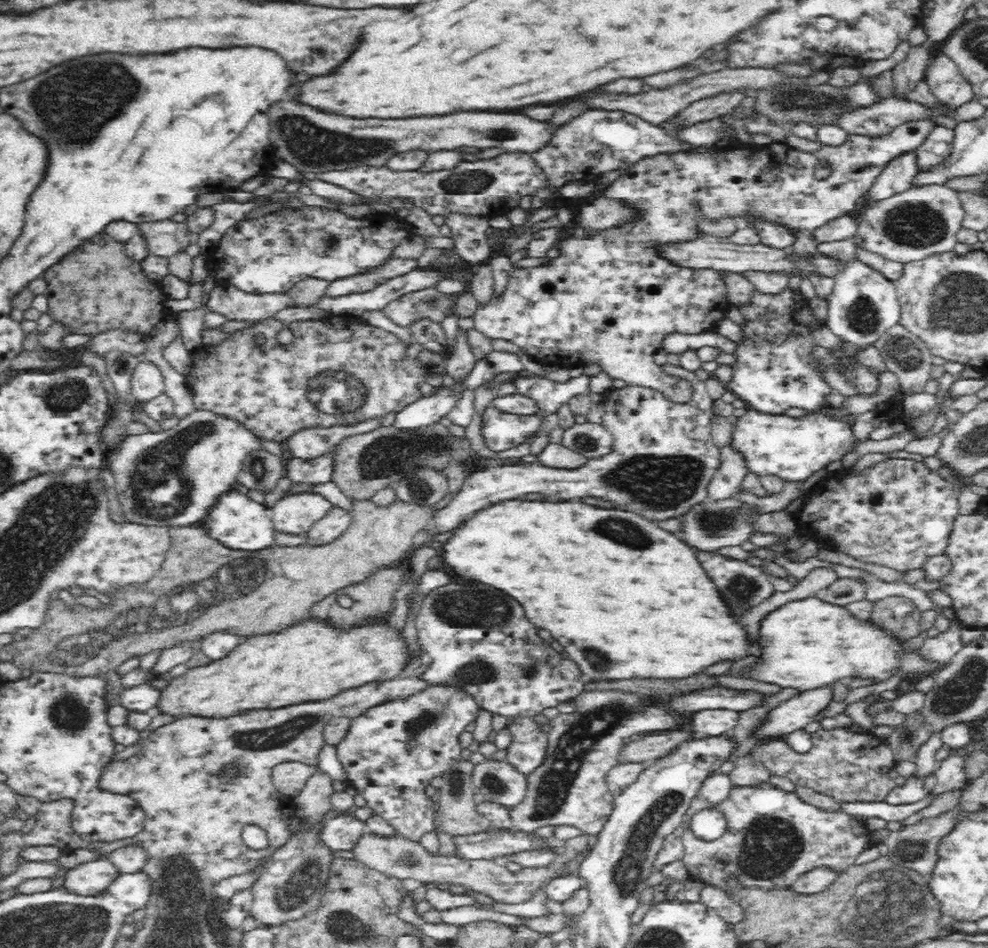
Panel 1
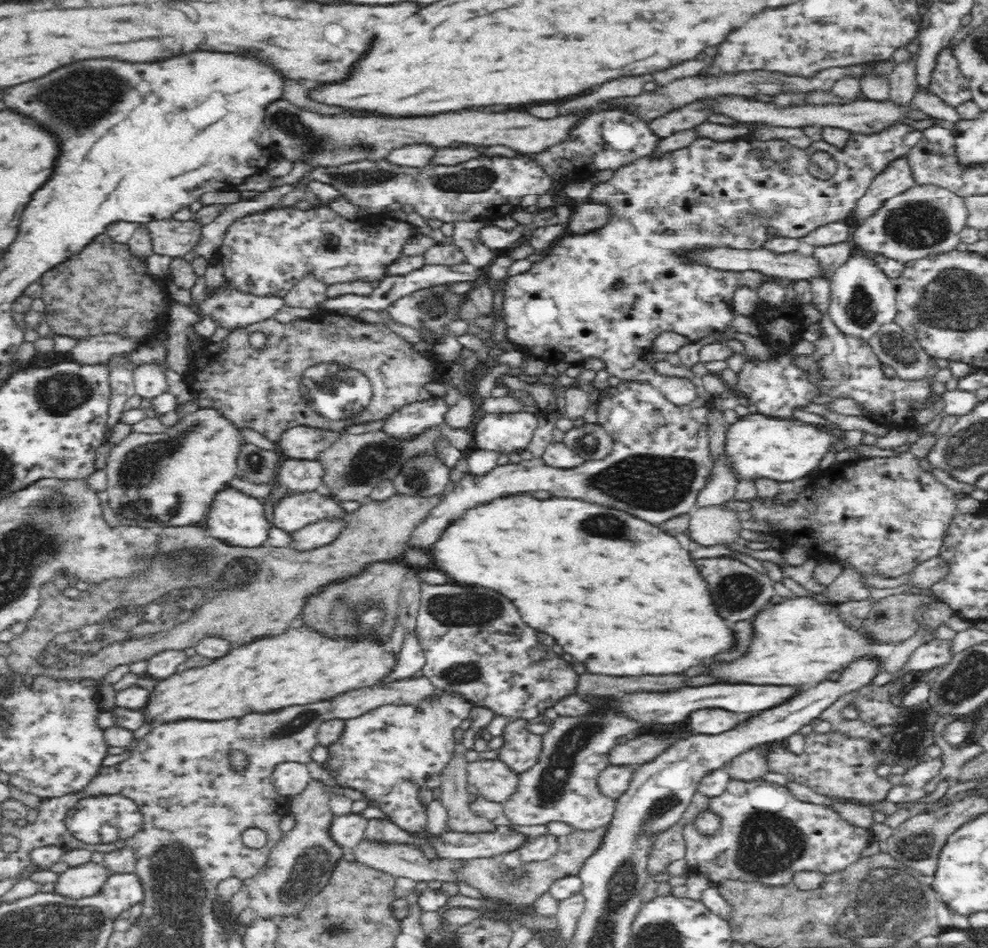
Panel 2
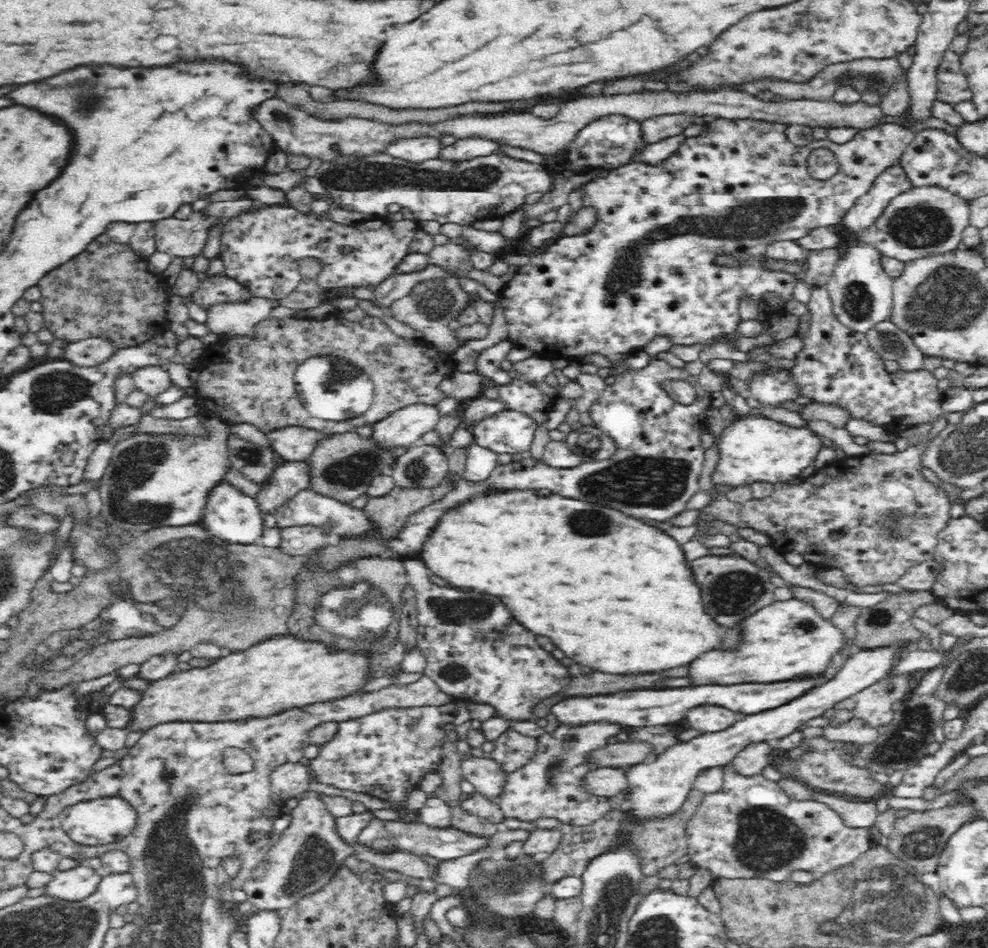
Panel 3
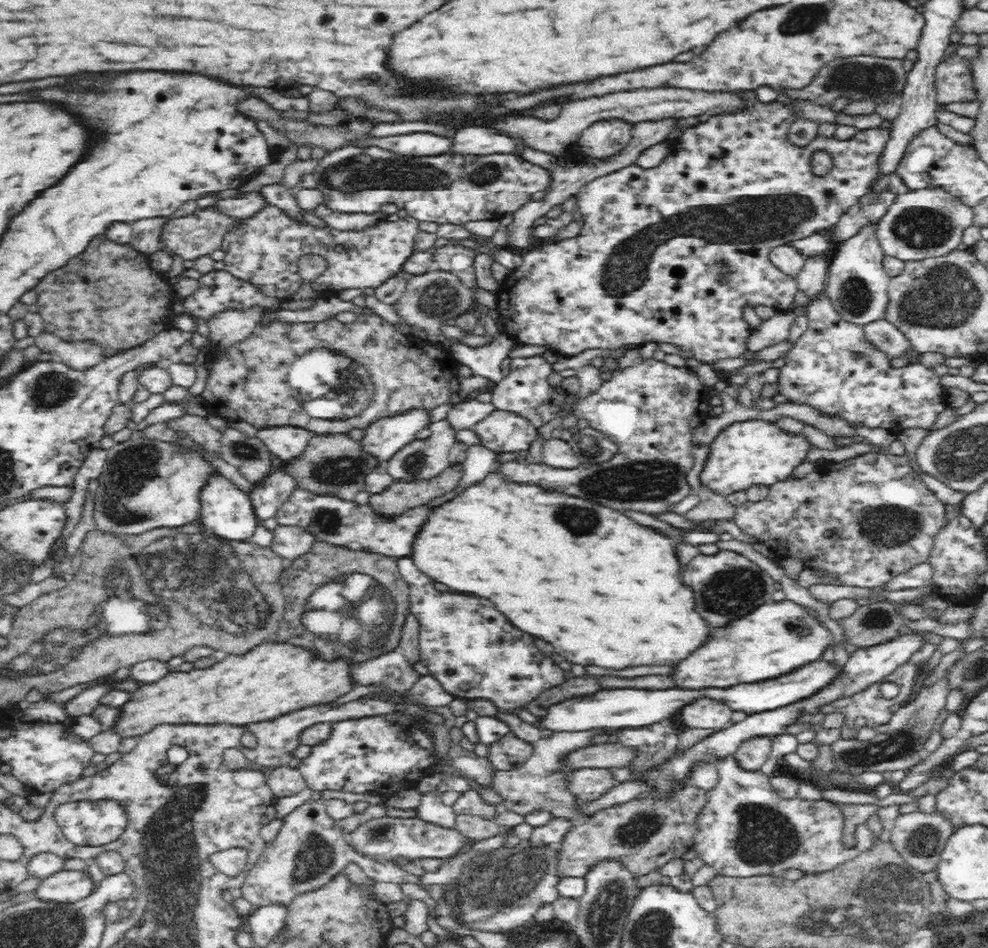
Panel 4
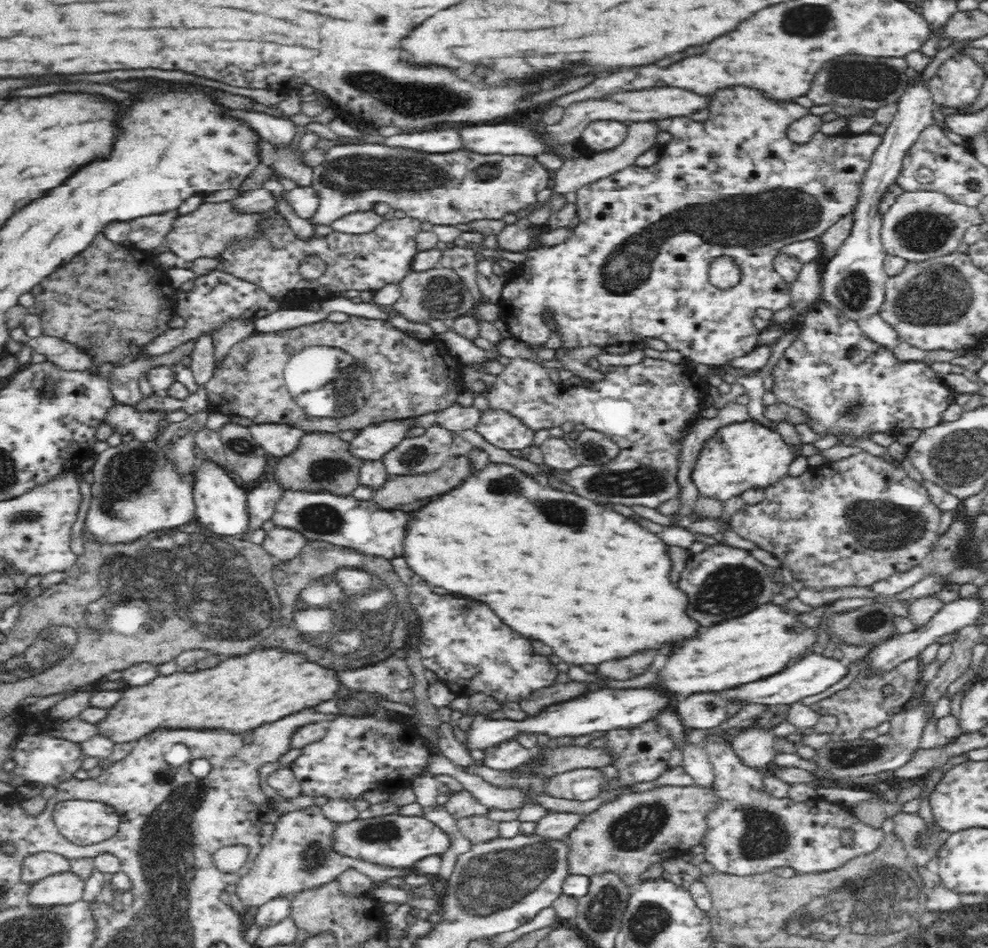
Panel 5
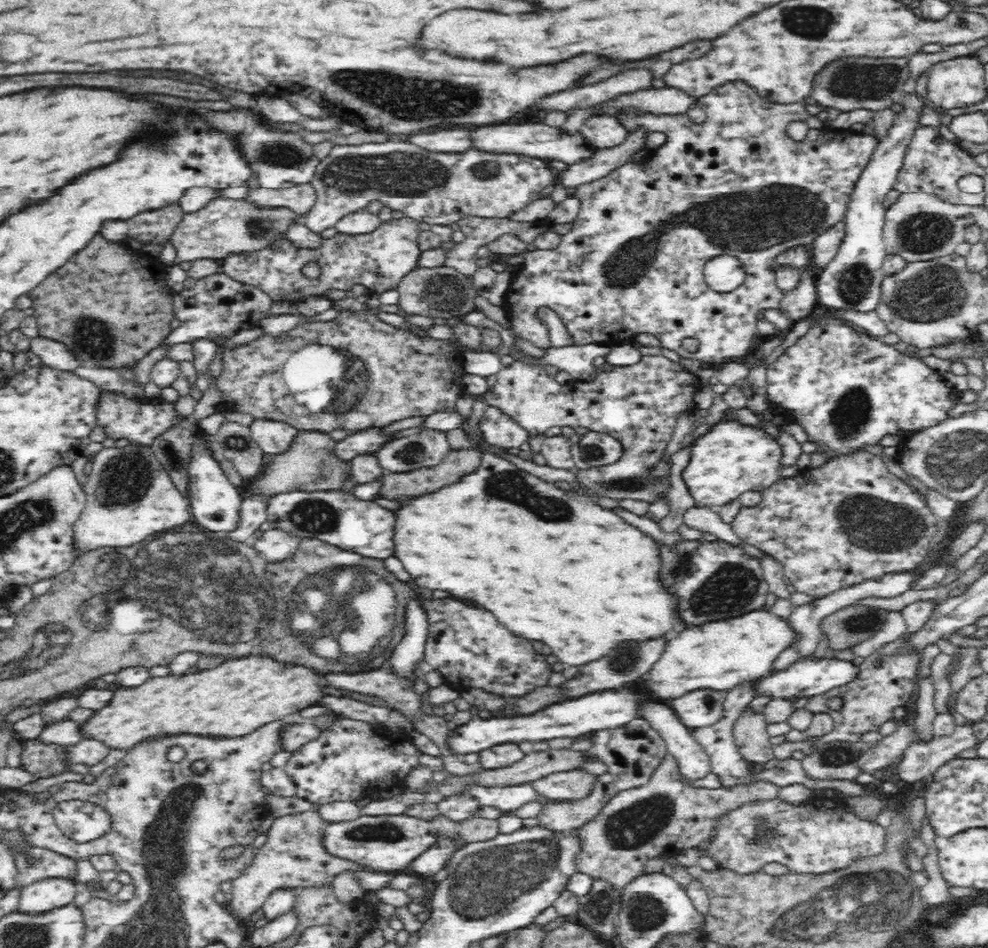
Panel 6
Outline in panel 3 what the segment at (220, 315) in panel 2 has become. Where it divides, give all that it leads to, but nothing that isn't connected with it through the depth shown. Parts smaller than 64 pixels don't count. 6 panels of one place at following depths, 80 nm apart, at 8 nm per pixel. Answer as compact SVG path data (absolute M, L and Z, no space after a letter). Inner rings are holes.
M252 297L242 302L218 302L208 306L207 326L220 338L254 333L254 325L269 319L279 300Z

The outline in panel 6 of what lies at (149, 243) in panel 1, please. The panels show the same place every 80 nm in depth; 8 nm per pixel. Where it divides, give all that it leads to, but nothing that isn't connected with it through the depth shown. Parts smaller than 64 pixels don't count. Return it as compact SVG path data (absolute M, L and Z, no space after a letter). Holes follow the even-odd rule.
M218 197L196 212L184 214L168 242L175 248L181 262L203 258L221 261L230 253L264 248L276 235L286 232L292 221L302 221L302 218L304 216L298 216L288 208L256 208L242 199Z

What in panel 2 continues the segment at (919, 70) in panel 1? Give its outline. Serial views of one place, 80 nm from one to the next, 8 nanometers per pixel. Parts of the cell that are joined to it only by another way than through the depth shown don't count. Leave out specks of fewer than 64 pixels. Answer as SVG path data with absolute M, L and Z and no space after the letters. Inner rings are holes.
M918 51L912 54L909 62L895 64L891 70L890 78L890 99L898 104L913 104L913 96L919 89L918 75L916 74L918 64Z

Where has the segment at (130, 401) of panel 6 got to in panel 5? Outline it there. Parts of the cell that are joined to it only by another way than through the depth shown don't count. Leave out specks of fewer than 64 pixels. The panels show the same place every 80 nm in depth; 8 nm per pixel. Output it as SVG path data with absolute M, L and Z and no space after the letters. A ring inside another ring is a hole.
M116 402L110 411L106 424L111 424L115 428L114 432L132 434L134 438L142 441L155 440L160 421L165 418L162 412L141 412L132 405L119 402Z

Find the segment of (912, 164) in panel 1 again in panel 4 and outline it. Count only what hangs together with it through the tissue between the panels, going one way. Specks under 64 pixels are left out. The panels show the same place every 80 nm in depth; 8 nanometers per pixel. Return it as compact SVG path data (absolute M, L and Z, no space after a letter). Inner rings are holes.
M896 170L880 175L871 186L871 191L859 198L858 204L848 209L829 231L837 244L856 236L862 228L876 225L886 214L887 208L902 193L910 191Z

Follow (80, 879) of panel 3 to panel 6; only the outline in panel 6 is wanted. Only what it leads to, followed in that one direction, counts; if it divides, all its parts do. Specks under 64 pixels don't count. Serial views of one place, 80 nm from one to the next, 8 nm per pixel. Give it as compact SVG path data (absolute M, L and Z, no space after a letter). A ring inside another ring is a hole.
M48 877L21 888L18 912L42 913L74 903L81 882L68 877Z

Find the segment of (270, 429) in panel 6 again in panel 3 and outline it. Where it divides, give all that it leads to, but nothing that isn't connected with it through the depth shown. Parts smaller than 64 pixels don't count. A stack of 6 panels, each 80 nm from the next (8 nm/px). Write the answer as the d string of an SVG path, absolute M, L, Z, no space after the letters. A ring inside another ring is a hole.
M287 427L266 434L270 447L285 461L307 461L329 434L312 428Z

